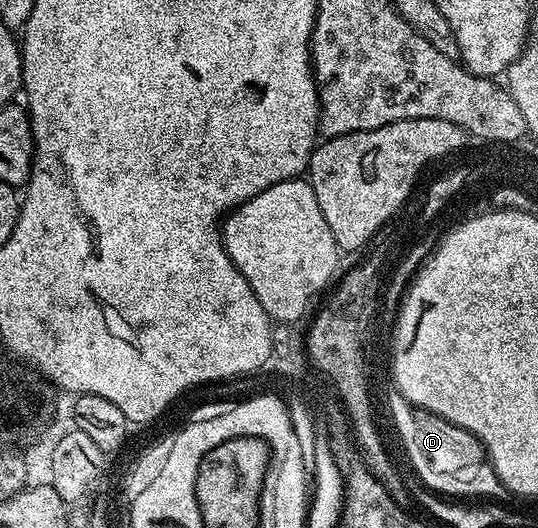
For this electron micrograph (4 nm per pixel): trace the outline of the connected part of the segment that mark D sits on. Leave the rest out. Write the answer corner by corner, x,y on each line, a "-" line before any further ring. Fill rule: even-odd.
403,394
393,396
393,413
396,413
397,425
401,433
405,433
405,441
409,441
409,453
416,461
417,470
430,490
438,489
443,495
453,495
453,483
457,485
457,477
467,467
485,467
489,453
485,445
475,434
443,419
426,409
418,409

